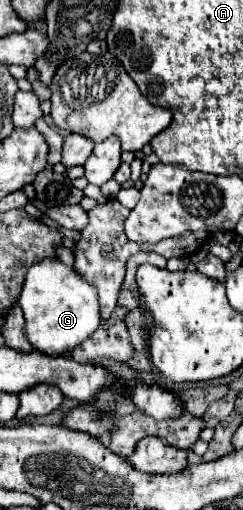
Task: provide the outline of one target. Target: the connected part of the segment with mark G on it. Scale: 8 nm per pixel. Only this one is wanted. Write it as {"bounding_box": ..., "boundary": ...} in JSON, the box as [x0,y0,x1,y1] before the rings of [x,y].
{"bounding_box":[18,260,100,356],"boundary":[[[40,260],[32,264],[26,274],[26,282],[18,304],[24,312],[24,334],[32,342],[34,350],[48,356],[64,356],[72,352],[76,344],[84,342],[100,324],[98,294],[82,276],[62,264],[60,260]]]}

